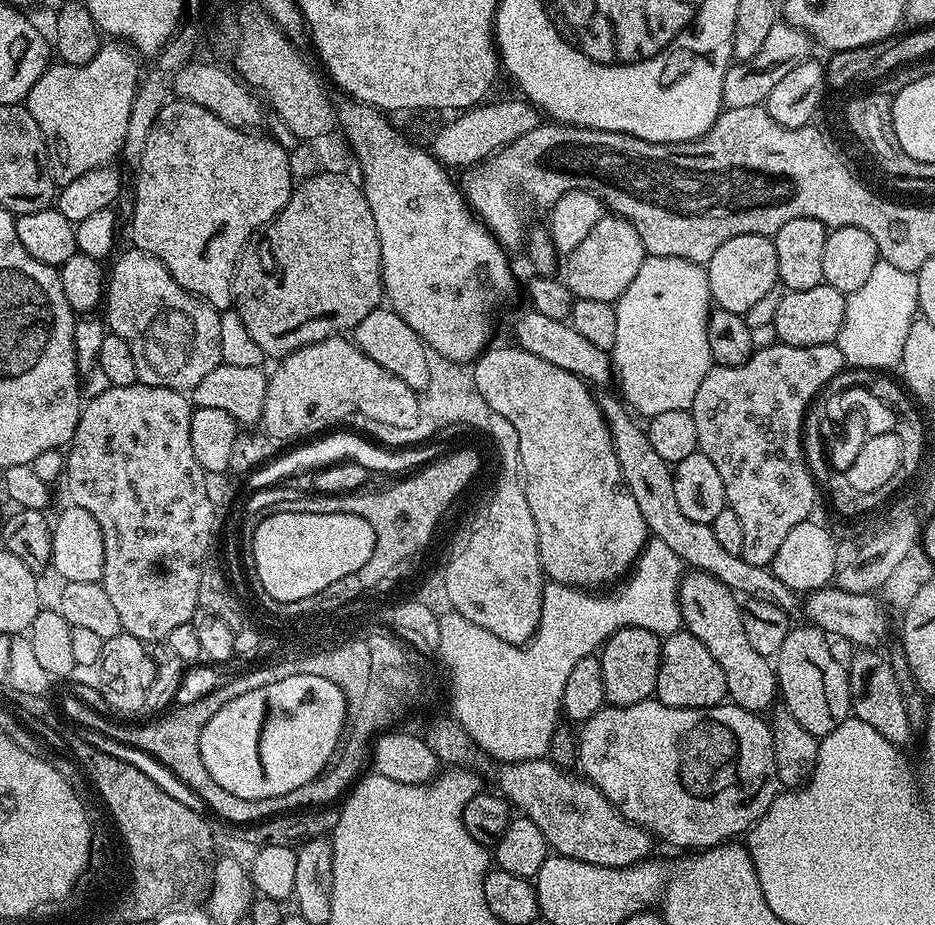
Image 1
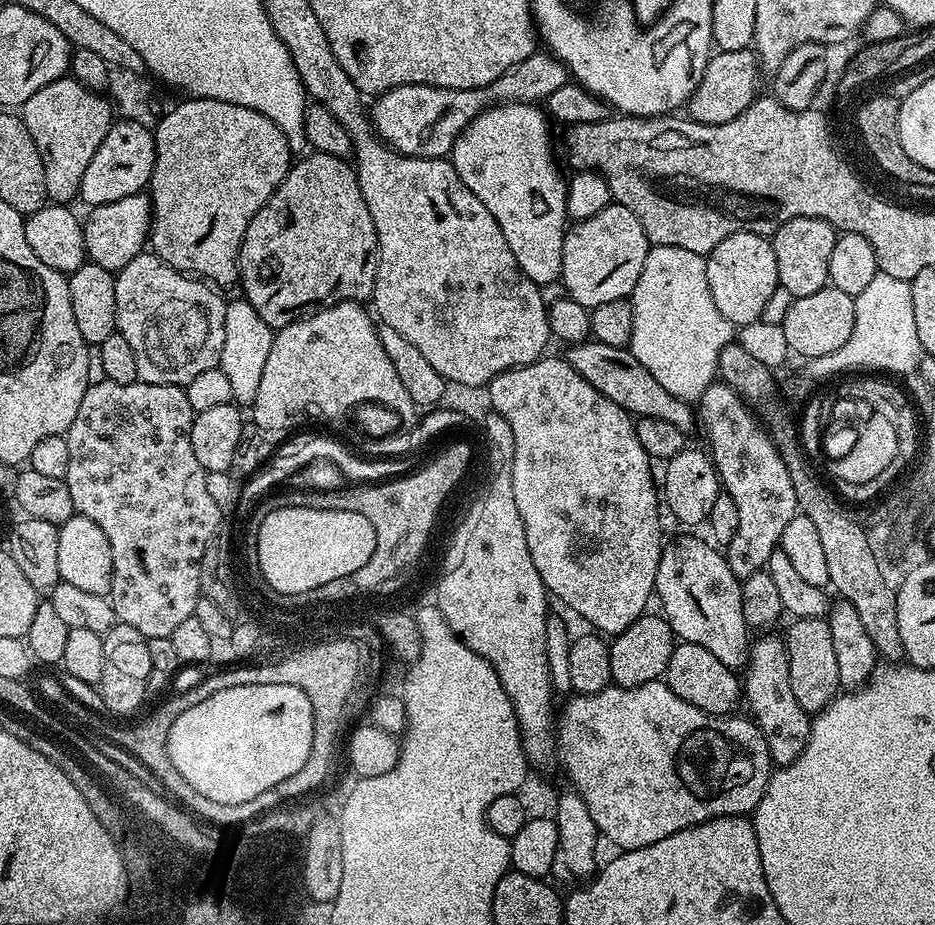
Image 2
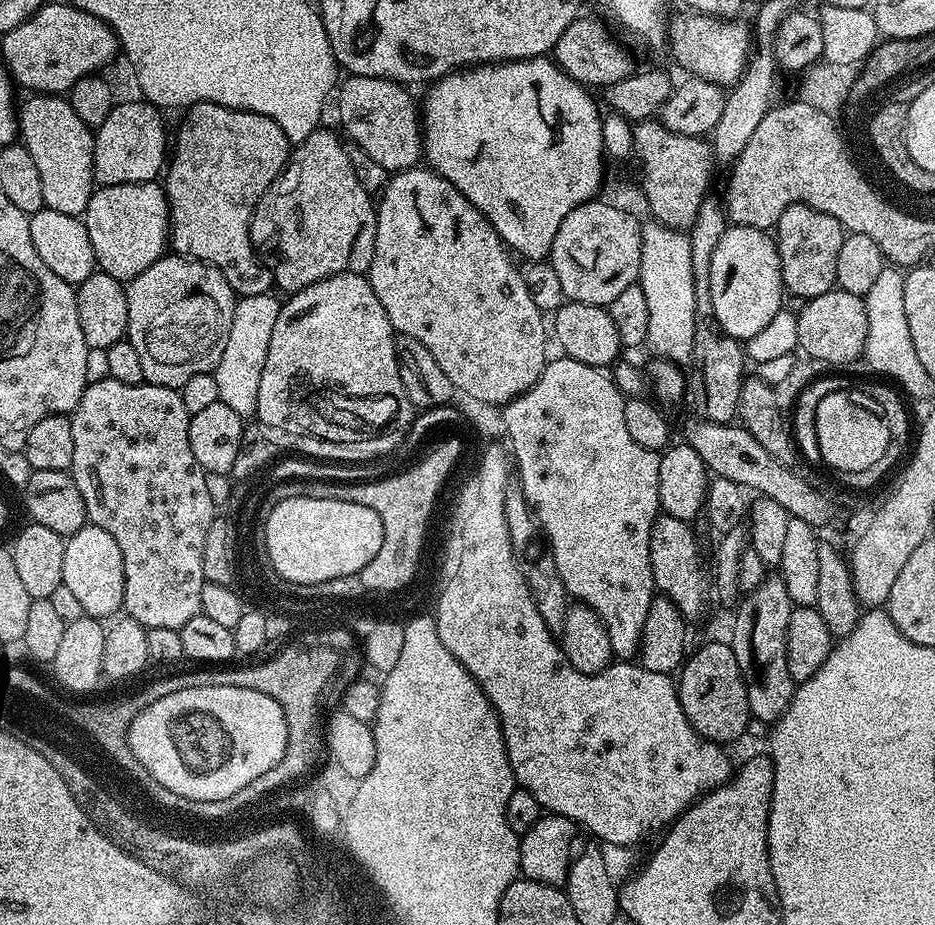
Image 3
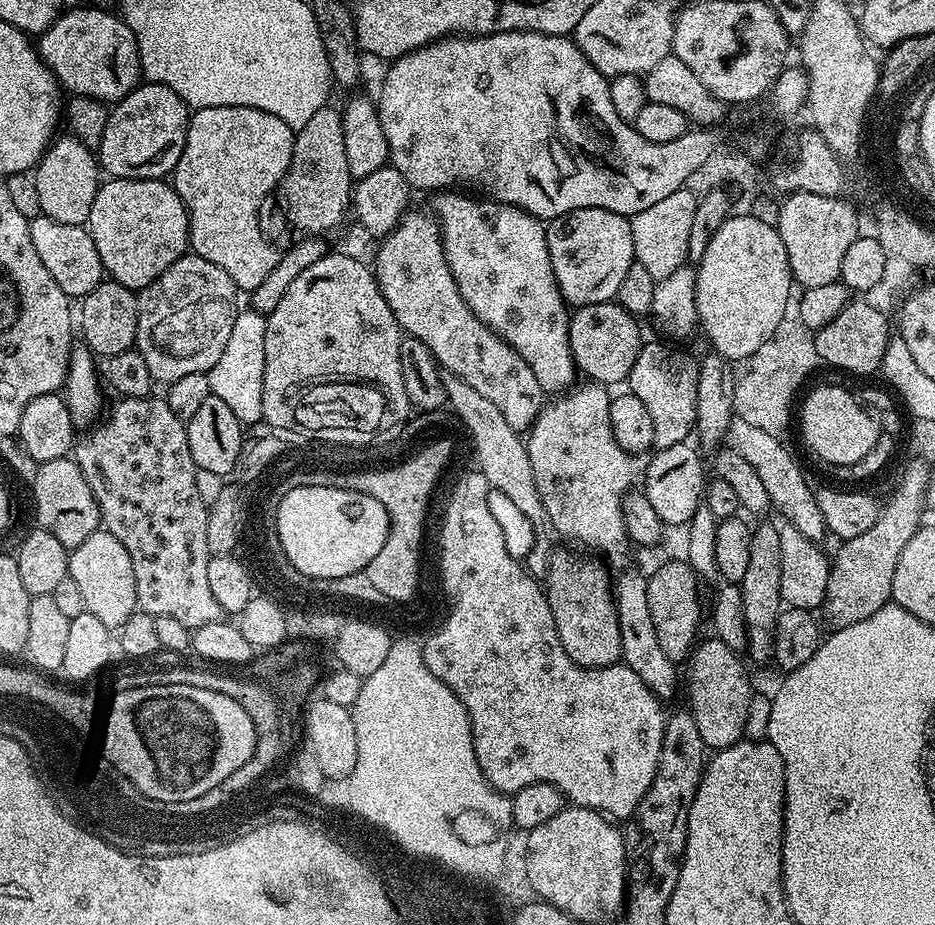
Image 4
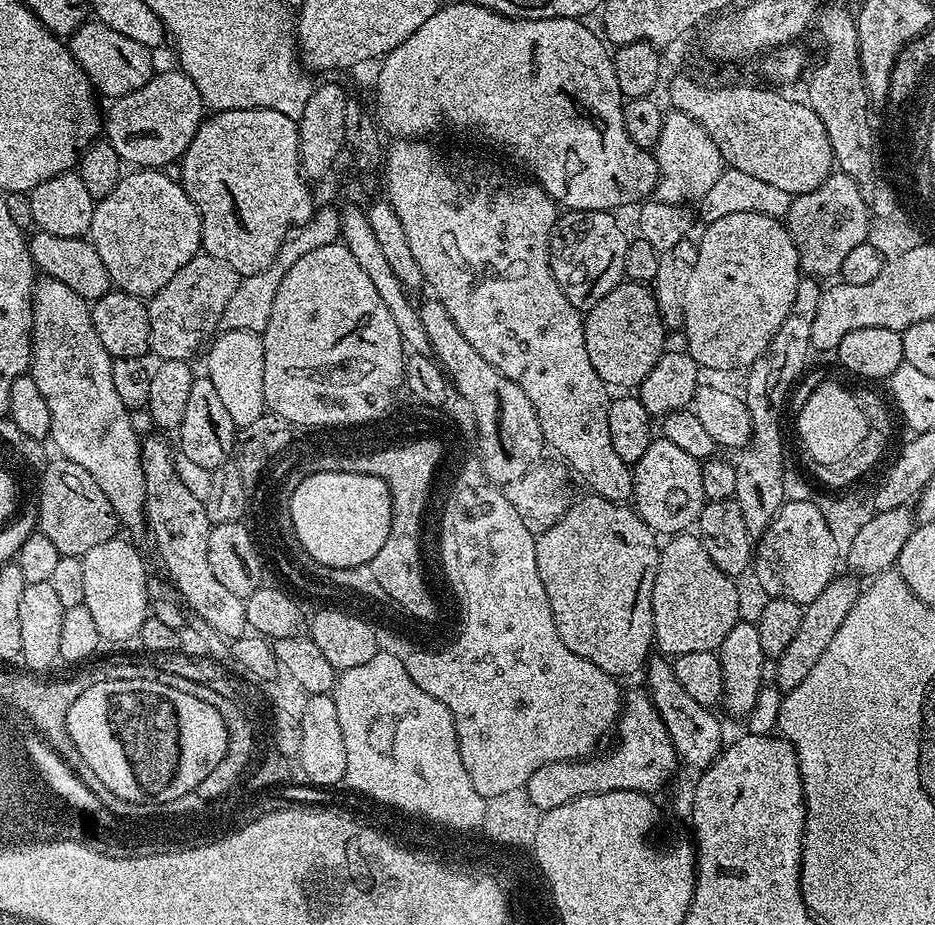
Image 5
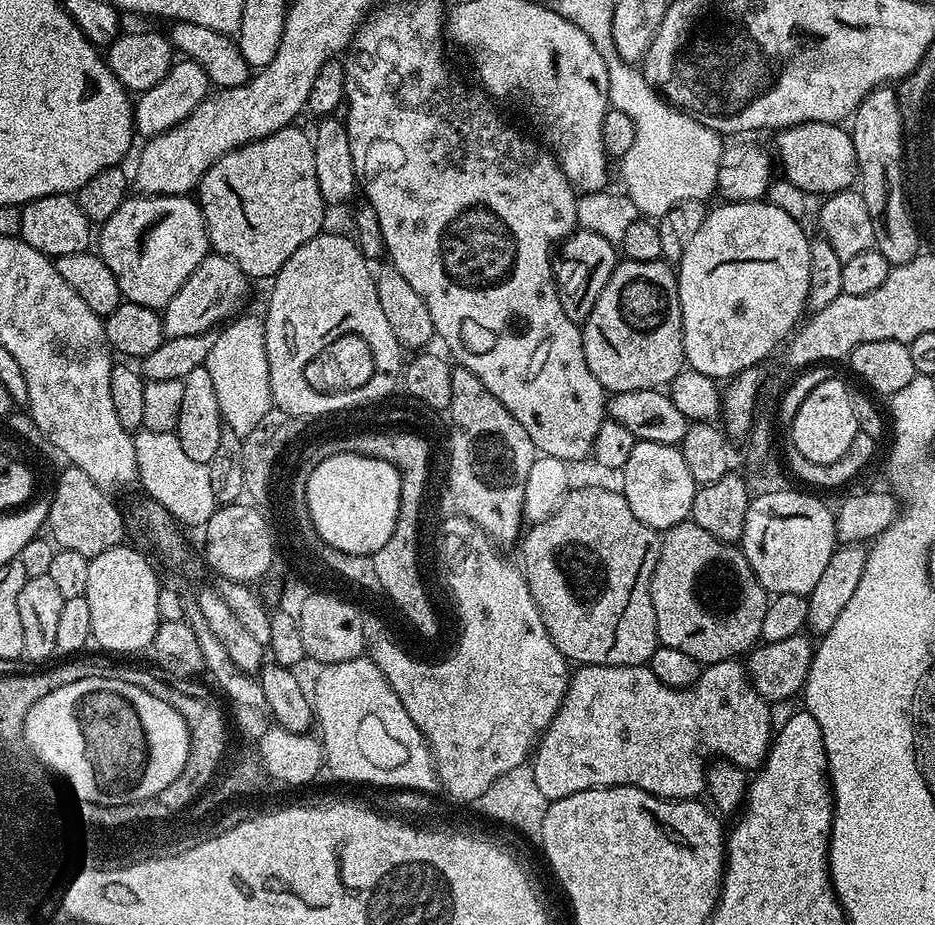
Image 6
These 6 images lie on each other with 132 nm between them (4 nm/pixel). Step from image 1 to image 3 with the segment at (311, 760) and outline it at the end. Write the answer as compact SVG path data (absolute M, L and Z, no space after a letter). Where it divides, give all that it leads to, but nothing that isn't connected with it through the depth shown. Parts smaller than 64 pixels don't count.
M237 684L174 690L137 714L128 732L134 757L182 798L218 802L273 769L287 750L284 708L274 698Z

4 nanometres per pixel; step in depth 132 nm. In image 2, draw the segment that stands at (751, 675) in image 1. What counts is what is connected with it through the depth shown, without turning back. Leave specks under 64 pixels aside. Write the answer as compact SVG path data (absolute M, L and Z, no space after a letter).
M680 536L669 544L667 541L661 547L654 596L657 601L660 599L659 611L668 621L677 641L703 646L727 668L740 670L747 665L750 647L750 629L742 614L742 590L740 589L742 581L736 577L734 570L730 570L727 555L719 547L705 540L699 540L696 536Z

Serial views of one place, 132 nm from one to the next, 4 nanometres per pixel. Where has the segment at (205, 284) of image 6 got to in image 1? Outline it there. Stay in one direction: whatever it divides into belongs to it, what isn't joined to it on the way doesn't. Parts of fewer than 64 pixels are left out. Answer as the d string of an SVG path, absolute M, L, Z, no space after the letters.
M135 246L129 247L129 252L124 252L116 261L113 259L110 264L110 271L106 276L106 304L108 300L108 316L106 324L111 335L122 338L126 346L134 354L134 366L138 366L138 381L141 384L150 386L162 386L173 388L176 392L187 393L210 370L221 364L222 354L222 330L220 329L220 312L199 300L197 296L186 291L150 254L138 250Z

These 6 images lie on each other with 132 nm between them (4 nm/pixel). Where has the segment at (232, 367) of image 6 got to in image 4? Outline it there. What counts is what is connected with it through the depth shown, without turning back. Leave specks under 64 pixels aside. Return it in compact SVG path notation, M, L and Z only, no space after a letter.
M237 311L230 338L226 338L226 350L222 350L218 362L214 362L212 369L206 373L209 393L222 398L242 426L259 424L264 420L262 386L266 370L267 325L267 319L261 312Z

